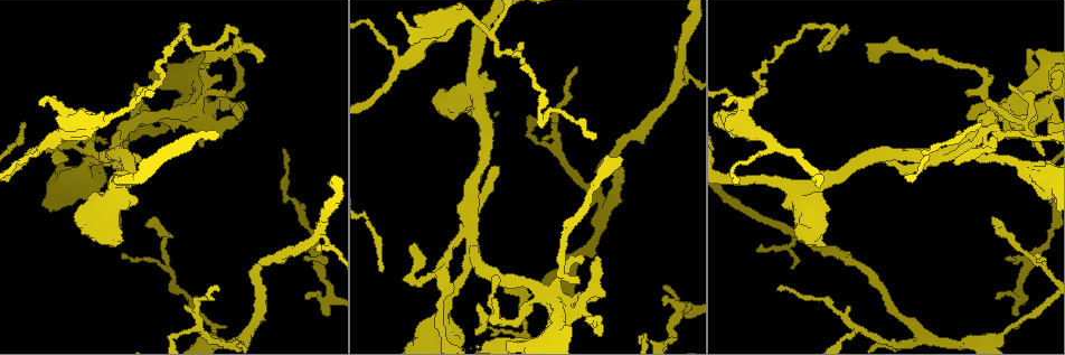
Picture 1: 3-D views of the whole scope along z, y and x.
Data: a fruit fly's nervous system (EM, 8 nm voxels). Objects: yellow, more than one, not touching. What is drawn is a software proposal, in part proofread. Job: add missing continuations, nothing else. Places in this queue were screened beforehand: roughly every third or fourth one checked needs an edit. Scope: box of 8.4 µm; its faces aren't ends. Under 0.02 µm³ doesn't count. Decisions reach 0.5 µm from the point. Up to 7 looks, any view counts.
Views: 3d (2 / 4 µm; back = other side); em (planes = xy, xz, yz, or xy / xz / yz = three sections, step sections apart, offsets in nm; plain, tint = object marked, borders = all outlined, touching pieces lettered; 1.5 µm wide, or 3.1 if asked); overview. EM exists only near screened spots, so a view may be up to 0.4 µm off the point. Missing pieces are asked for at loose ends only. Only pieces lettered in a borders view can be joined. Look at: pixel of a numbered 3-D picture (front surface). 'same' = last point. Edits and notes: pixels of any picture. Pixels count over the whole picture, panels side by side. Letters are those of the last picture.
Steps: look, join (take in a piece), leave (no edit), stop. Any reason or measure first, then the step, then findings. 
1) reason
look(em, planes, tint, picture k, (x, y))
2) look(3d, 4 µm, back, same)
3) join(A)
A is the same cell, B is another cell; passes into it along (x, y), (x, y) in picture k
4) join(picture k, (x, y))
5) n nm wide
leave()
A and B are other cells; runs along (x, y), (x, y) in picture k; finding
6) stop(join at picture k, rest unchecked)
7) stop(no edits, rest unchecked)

look(em, planes, borders, picture 1, (996, 297))

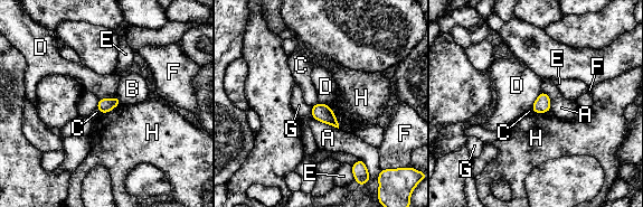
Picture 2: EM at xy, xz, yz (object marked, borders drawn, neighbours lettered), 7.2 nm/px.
leave()
A, B, C, D, E, F, G and H are other cells; border along (116, 95), (100, 100) in picture 2; none of them fits

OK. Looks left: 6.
free end
look(em, yz, step 8, borders, picture 1, (477, 334))

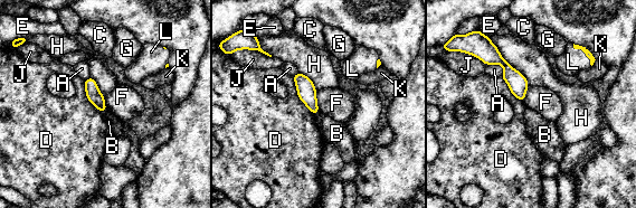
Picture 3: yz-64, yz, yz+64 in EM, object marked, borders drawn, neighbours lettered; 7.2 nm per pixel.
leave()
A, B, C, D, E, F, G, H, J, K and L are other cells; runs along (494, 55), (518, 83), (521, 96) in picture 3; none of them fits

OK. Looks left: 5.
end of a long branch
look(3d, 4 µm, picture 1, (594, 132))

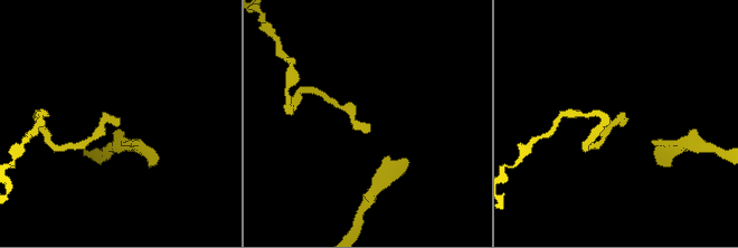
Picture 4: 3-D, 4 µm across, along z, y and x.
look(em, xz, step 8, borders, picture 4, (120, 122))

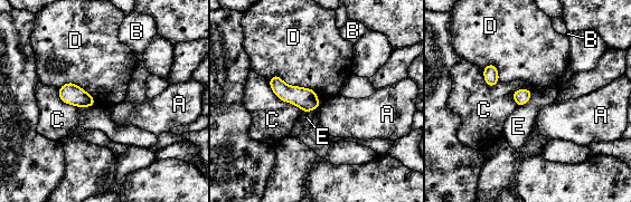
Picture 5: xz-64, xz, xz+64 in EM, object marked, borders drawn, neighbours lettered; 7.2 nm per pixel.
leave()
A, B, C, D and E are other cells; border along (531, 90), (530, 97), (518, 106) in picture 5; none of them fits

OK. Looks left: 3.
stop(no edits, rest unchecked)

